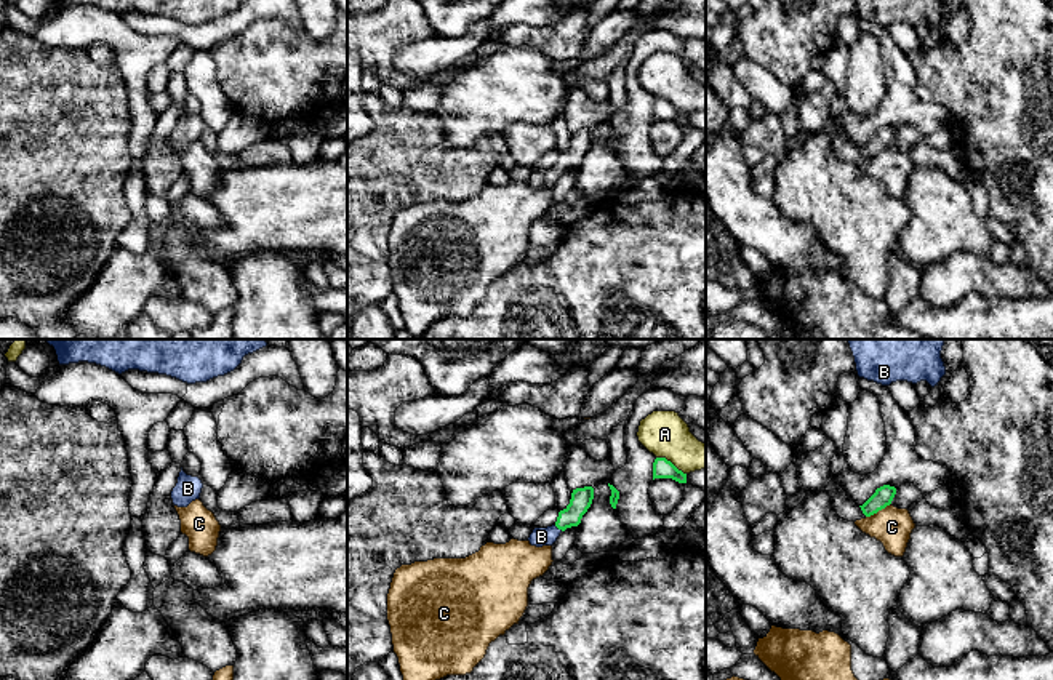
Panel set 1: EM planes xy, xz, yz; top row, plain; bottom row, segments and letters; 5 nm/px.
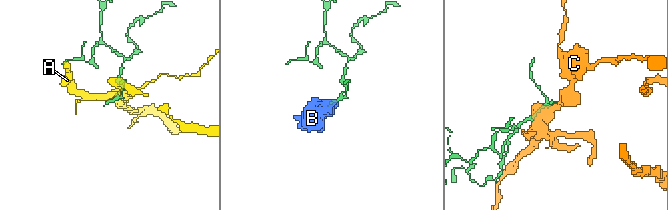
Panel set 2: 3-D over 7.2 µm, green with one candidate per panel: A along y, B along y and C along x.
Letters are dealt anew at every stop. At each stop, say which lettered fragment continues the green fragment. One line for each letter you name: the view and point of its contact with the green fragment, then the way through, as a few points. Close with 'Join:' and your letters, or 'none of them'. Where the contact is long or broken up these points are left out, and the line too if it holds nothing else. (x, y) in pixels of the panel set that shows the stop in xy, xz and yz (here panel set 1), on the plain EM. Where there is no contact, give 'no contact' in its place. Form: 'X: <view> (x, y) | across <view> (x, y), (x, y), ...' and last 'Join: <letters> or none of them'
B: xz (559, 170) | across xz (581, 140), (576, 151), (559, 170), (548, 178), (541, 178)
Join: B

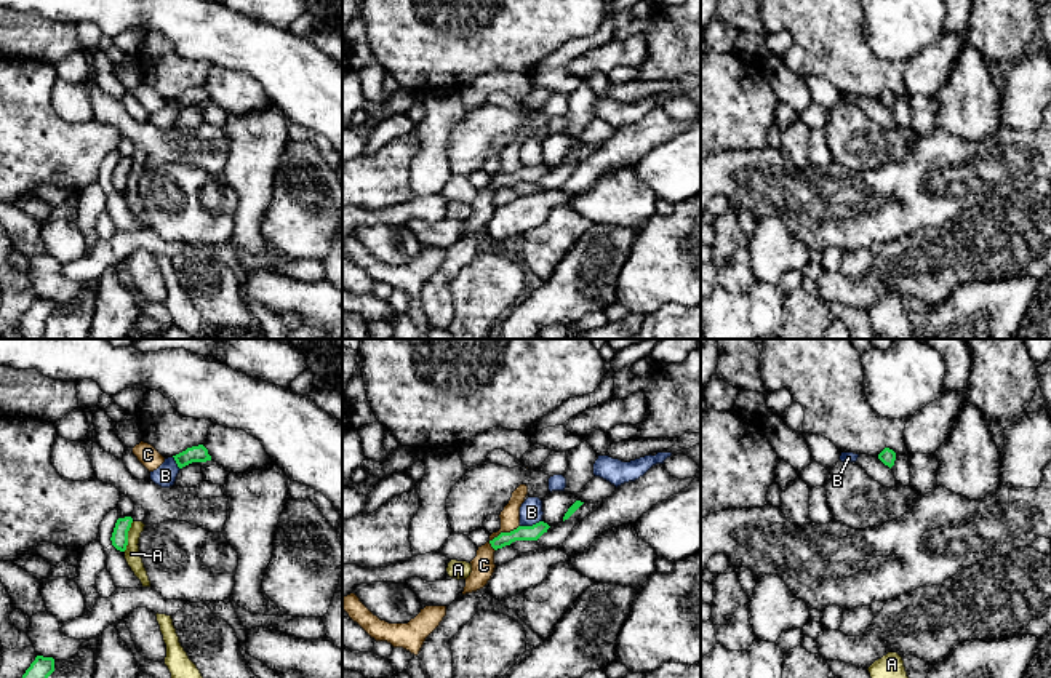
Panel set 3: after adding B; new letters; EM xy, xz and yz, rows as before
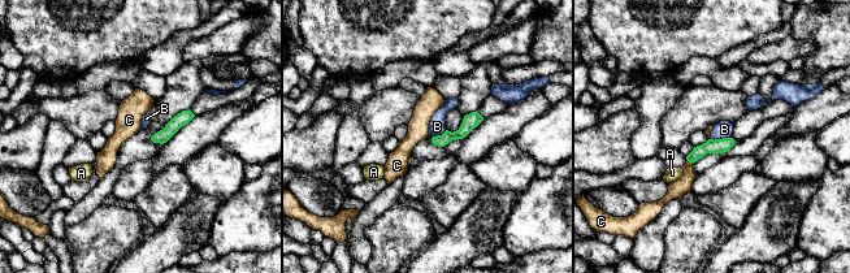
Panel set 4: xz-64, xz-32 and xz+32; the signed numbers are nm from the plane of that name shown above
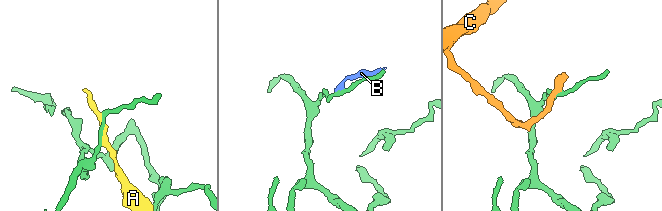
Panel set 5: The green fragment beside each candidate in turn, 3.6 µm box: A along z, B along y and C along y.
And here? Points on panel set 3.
Join: none of them

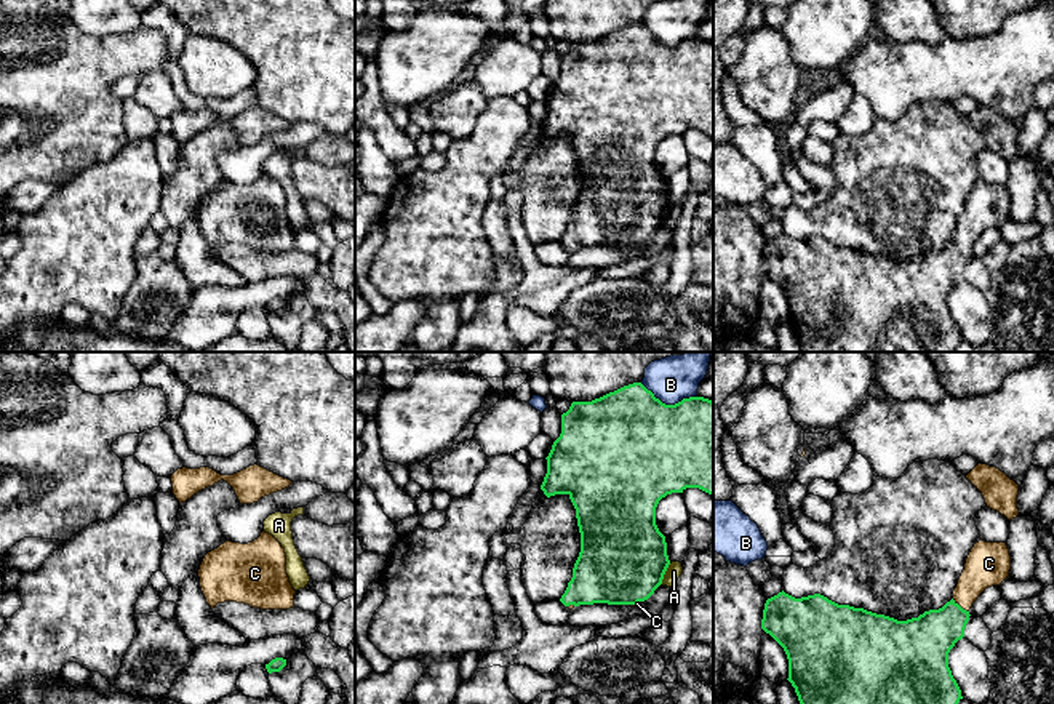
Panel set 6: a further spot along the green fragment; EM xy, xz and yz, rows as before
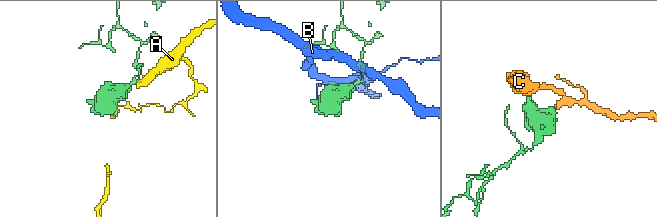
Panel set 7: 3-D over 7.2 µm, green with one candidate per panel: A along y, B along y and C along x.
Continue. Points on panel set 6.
C: yz (958, 247) | across yz (925, 284), (958, 247), (971, 224), (987, 207)
Join: C

